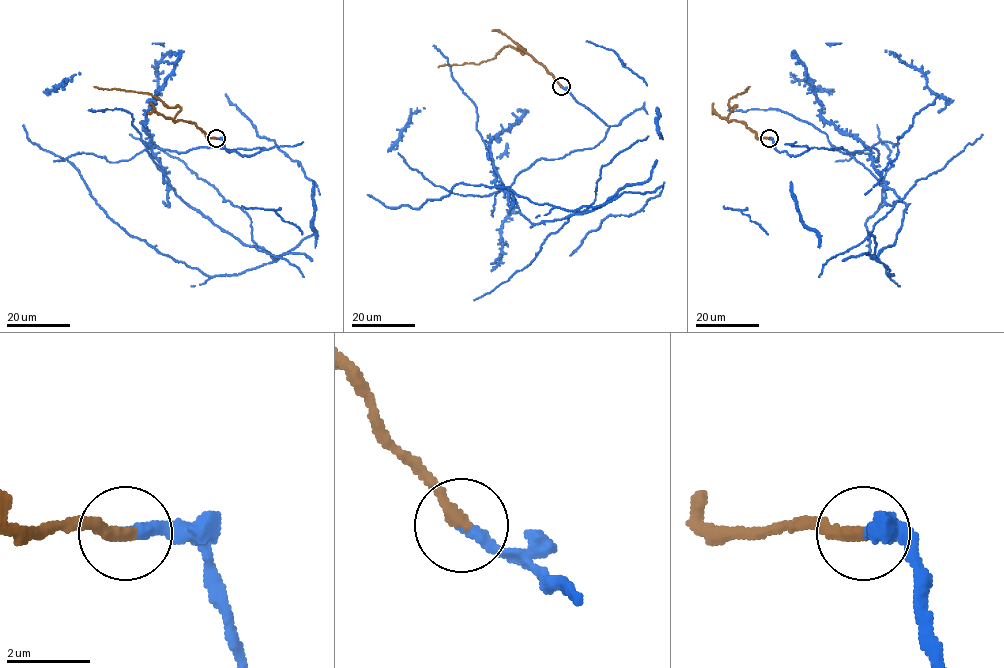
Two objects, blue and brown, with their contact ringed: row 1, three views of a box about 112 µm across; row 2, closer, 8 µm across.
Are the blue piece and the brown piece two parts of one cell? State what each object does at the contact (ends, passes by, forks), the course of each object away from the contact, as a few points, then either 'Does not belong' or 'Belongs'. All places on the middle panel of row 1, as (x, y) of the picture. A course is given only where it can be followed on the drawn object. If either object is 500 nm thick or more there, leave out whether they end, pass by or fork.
At the ring blue ends. At the ring brown ends. Course of blue: (561, 86), (606, 137), (500, 188), (533, 224), (595, 209), (622, 189), (368, 194). Course of brown: (561, 86), (519, 45), (524, 52), (505, 46), (495, 57), (478, 64), (438, 67). Belongs

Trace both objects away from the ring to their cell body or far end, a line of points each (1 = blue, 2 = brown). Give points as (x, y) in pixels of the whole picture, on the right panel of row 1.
1: (769, 138), (795, 156), (871, 150), (906, 205), (871, 257), (889, 276), (865, 225), (890, 166), (877, 124)
2: (769, 138), (758, 138), (745, 123), (728, 120), (728, 116), (735, 107), (731, 108), (728, 101), (750, 86)

